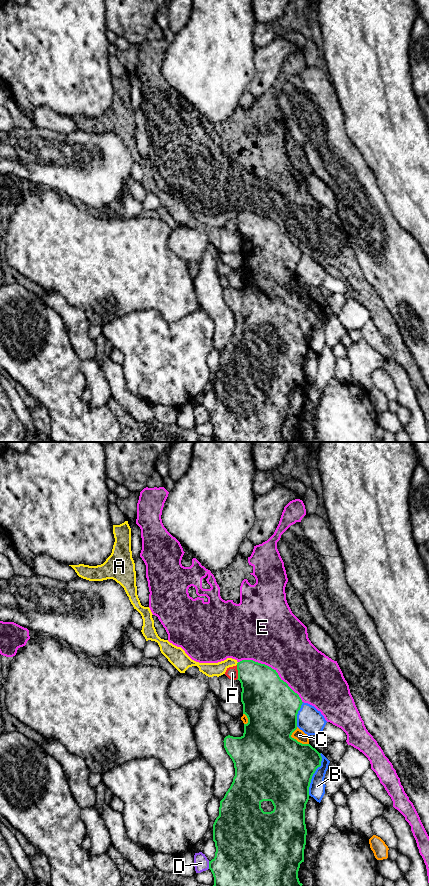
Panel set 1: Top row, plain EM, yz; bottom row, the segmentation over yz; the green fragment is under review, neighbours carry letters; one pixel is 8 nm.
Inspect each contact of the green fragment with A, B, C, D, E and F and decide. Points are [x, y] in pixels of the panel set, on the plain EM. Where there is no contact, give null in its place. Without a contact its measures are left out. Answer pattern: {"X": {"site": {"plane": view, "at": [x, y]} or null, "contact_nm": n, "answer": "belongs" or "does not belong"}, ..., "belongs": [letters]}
{"A": {"site": {"plane": "yz", "at": [237, 215]}, "contact_nm": 30, "answer": "does not belong"}, "B": {"site": {"plane": "yz", "at": [313, 325]}, "contact_nm": 360, "answer": "does not belong"}, "C": {"site": {"plane": "yz", "at": [295, 291]}, "contact_nm": 170, "answer": "does not belong"}, "D": {"site": {"plane": "yz", "at": [209, 417]}, "contact_nm": 60, "answer": "does not belong"}, "E": {"site": {"plane": "yz", "at": [271, 220]}, "contact_nm": 600, "answer": "does not belong"}, "F": {"site": {"plane": "yz", "at": [238, 224]}, "contact_nm": 120, "answer": "does not belong"}, "belongs": []}

